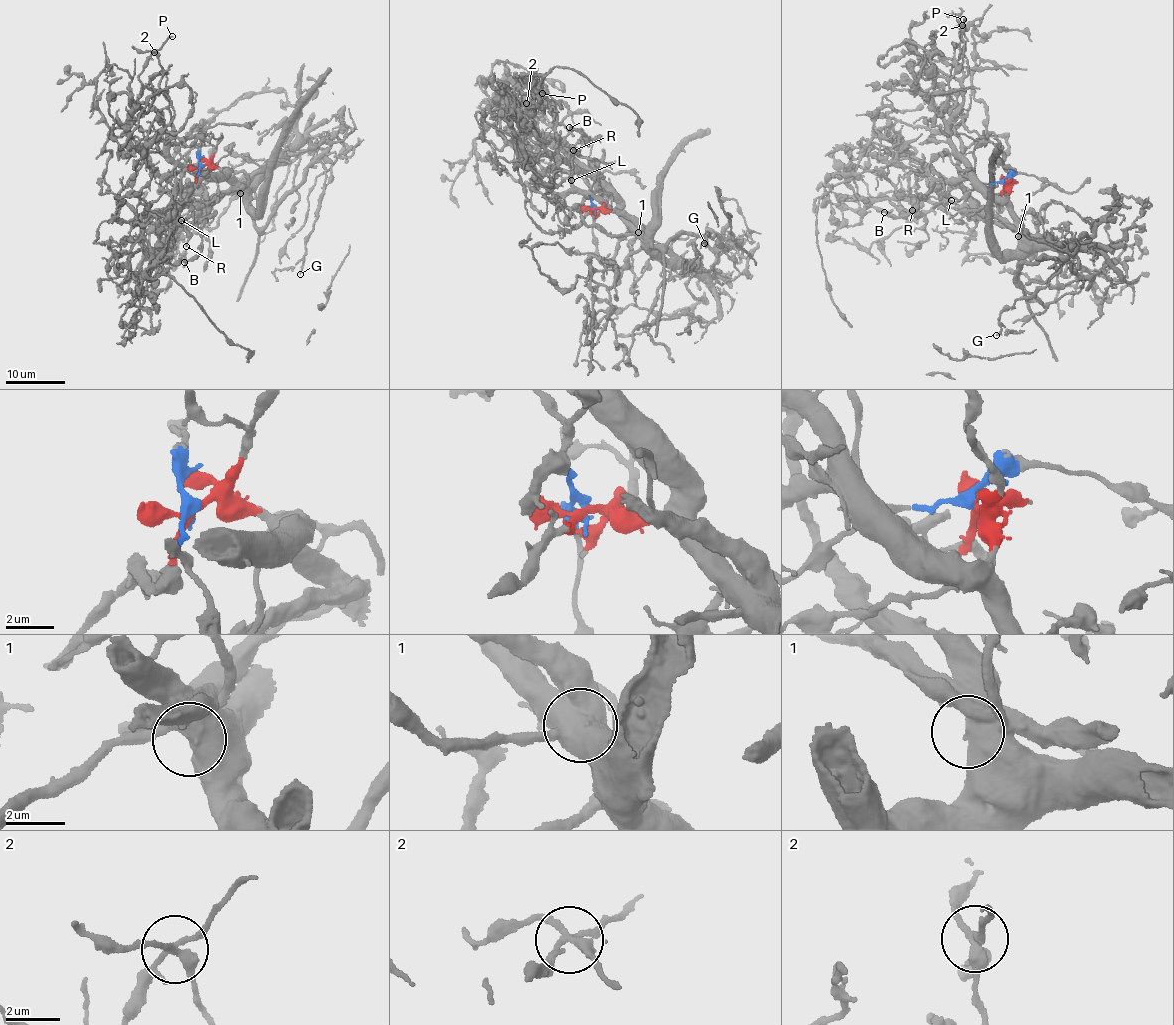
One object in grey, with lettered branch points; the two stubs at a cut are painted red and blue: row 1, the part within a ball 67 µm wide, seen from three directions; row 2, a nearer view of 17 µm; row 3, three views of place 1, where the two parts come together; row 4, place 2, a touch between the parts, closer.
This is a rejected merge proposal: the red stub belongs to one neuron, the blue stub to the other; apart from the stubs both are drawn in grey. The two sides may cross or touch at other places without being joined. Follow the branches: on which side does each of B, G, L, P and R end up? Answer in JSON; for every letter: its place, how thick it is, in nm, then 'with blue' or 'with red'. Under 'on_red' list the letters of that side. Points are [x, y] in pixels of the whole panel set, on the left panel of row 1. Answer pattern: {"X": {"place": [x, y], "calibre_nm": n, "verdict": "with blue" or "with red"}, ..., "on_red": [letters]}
{"B": {"place": [184, 262], "calibre_nm": 110, "verdict": "with blue"}, "G": {"place": [300, 274], "calibre_nm": 180, "verdict": "with red"}, "L": {"place": [181, 220], "calibre_nm": 140, "verdict": "with blue"}, "P": {"place": [172, 36], "calibre_nm": 190, "verdict": "with red"}, "R": {"place": [186, 246], "calibre_nm": 120, "verdict": "with blue"}, "on_red": ["G", "P"]}

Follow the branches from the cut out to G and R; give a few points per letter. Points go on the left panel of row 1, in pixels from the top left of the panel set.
G: (202, 167), (212, 165), (223, 172), (258, 227), (294, 192), (305, 170), (322, 164), (325, 189), (300, 274)
R: (202, 167), (198, 176), (209, 207), (198, 200), (190, 203), (193, 219), (187, 224), (185, 246)

